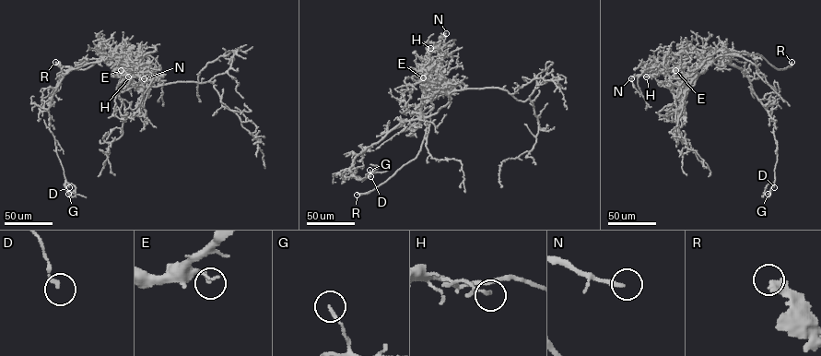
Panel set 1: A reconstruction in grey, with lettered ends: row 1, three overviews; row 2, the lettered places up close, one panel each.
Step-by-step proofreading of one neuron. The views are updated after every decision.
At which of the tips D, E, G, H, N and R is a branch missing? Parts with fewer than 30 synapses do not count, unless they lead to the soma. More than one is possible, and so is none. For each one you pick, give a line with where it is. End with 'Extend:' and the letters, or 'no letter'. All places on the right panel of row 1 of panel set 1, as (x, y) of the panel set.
N: place (631, 78)
R: place (791, 62)
Extend: N, R

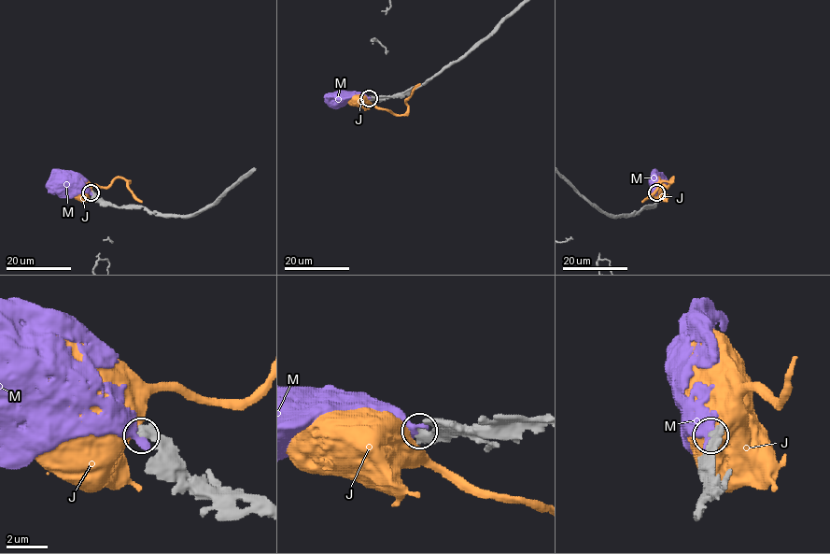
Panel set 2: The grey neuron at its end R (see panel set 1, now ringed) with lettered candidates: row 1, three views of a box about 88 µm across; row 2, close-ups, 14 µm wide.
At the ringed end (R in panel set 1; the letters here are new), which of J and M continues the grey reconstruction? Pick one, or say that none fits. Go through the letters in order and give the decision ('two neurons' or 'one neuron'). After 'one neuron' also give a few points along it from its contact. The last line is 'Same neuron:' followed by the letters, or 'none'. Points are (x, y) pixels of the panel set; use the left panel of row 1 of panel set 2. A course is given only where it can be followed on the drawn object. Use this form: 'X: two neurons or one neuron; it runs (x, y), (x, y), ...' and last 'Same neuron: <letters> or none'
J: two neurons
M: one neuron; it runs (91, 192), (63, 191), (54, 181), (58, 183)
Same neuron: M

